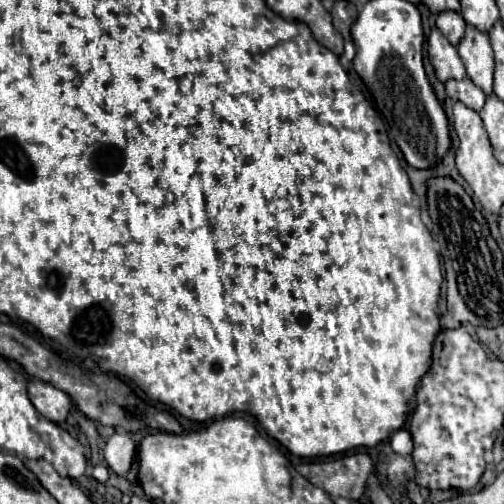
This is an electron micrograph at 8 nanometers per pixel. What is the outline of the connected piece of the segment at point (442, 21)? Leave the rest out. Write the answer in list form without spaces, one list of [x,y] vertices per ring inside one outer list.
[[[442,10],[436,14],[436,26],[440,28],[440,32],[456,46],[458,40],[462,38],[462,32],[464,32],[464,18],[460,12],[454,12],[454,10]]]

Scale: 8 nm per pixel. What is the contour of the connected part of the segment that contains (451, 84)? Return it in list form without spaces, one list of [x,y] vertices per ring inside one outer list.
[[[462,78],[462,80],[448,80],[446,82],[446,92],[450,98],[462,100],[468,108],[480,110],[486,102],[486,94],[482,88],[478,88],[470,78]]]

